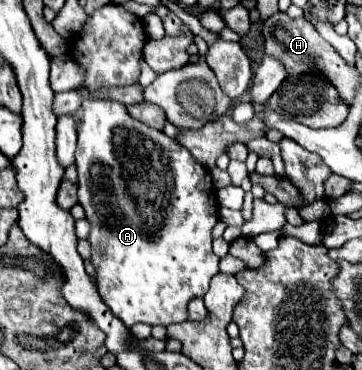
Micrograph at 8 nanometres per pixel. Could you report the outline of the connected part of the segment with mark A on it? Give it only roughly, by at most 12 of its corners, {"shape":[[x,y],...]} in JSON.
{"shape":[[116,101],[60,115],[98,293],[186,321],[220,261],[210,171]]}

